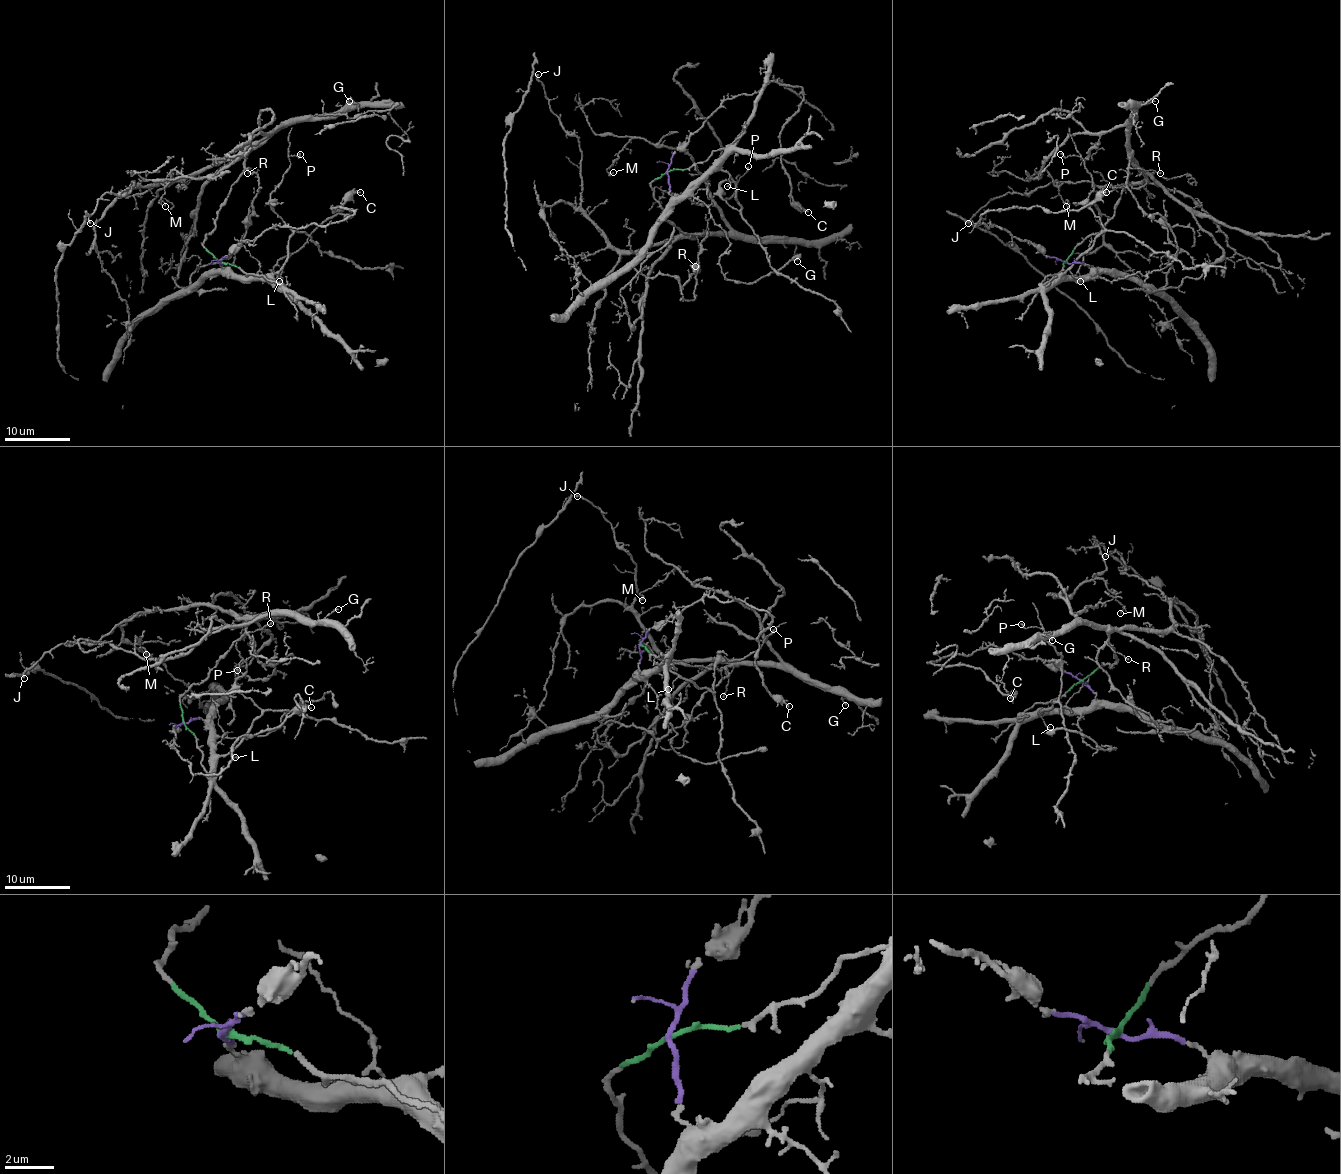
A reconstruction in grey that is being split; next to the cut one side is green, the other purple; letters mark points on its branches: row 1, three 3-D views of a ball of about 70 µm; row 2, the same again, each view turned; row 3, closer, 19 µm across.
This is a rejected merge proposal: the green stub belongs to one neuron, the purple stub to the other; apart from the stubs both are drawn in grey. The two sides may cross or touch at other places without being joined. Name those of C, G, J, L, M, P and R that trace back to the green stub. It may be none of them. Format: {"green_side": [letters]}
{"green_side": ["G", "J", "M", "R"]}

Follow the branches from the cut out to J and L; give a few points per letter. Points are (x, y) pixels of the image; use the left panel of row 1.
J: (219, 262), (203, 245), (204, 237), (244, 168), (242, 157), (106, 193), (91, 222)
L: (219, 262), (239, 275), (281, 272), (278, 282)

